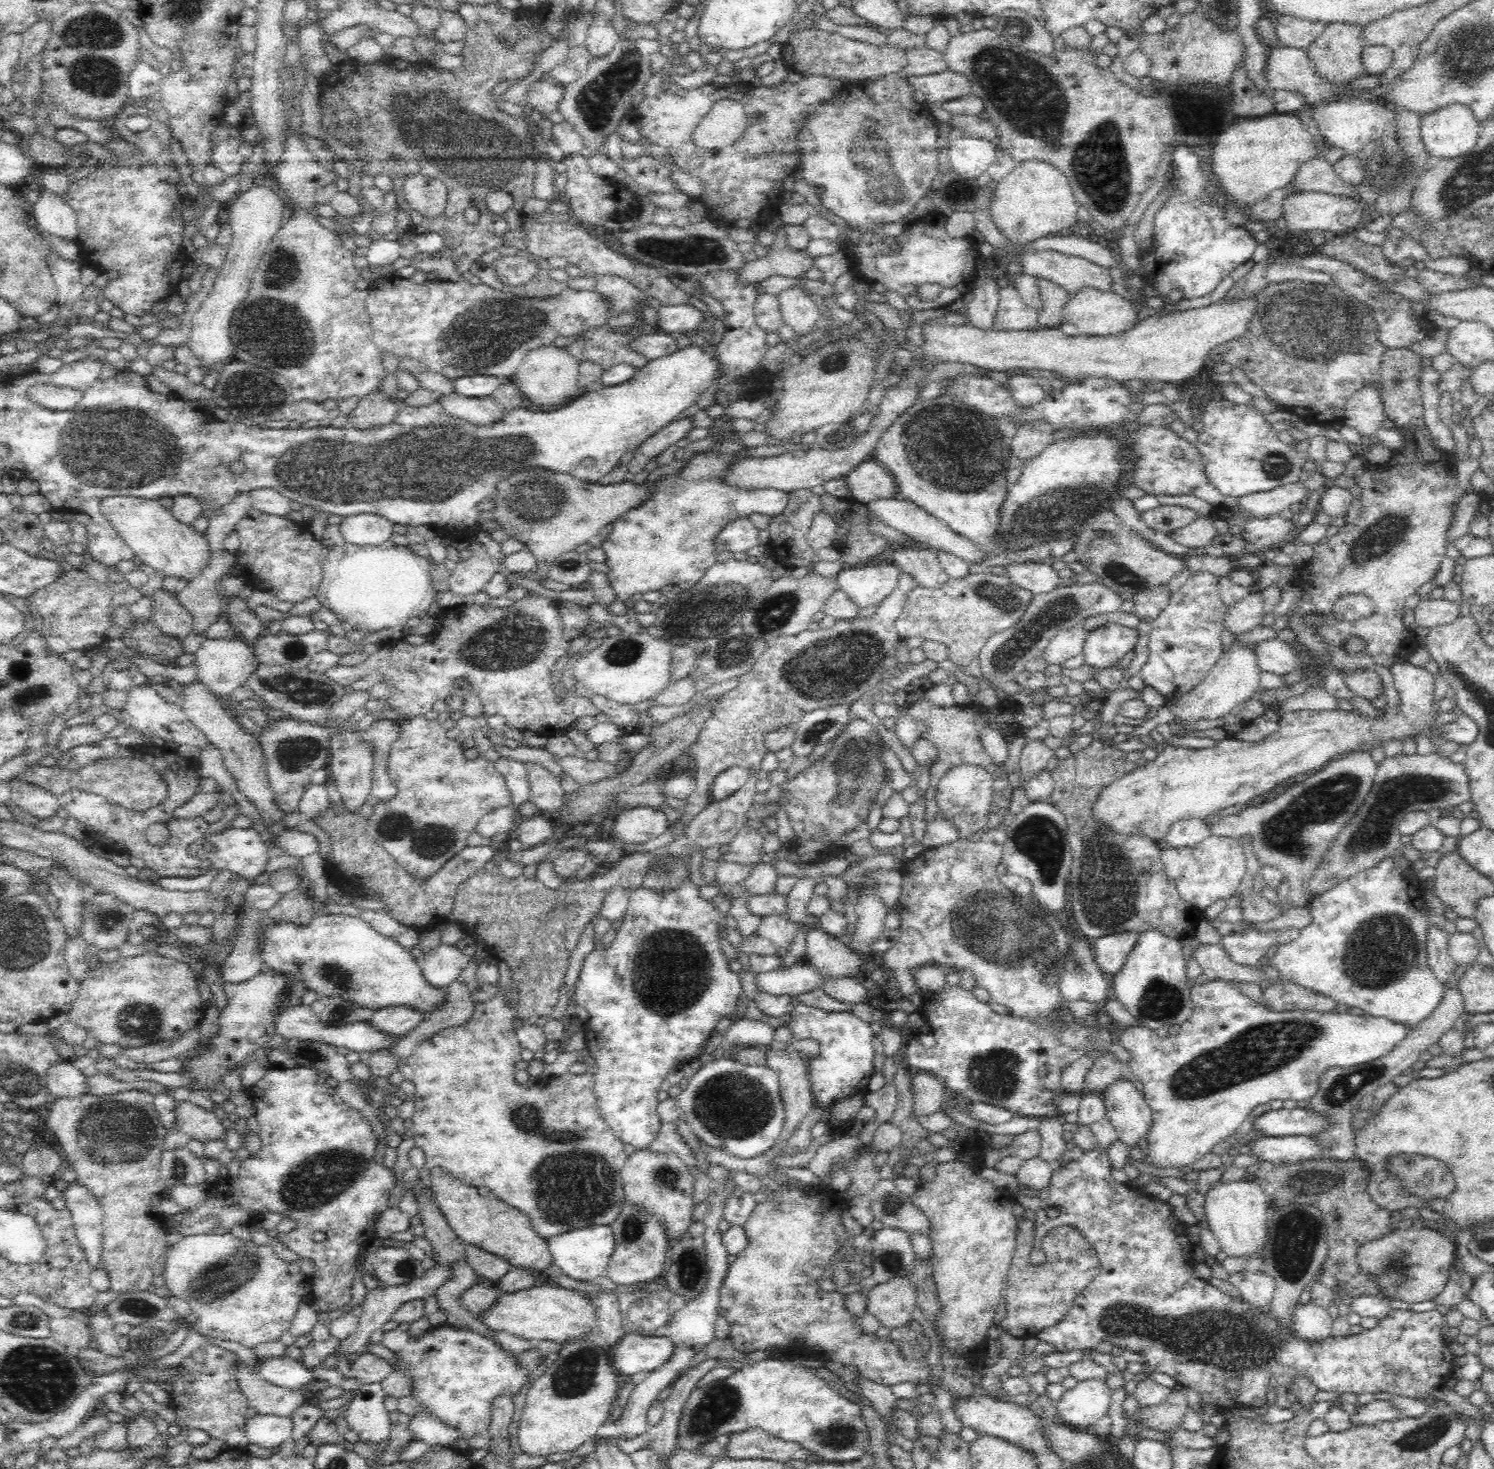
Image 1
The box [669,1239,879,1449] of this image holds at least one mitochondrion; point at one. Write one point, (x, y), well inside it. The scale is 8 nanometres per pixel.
(719, 1404)

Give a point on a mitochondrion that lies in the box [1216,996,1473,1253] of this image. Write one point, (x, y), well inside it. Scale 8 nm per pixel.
(1343, 1090)

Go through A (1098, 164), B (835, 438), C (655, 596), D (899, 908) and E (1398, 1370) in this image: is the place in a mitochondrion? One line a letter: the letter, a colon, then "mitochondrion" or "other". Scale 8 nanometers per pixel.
A: mitochondrion
B: other
C: other
D: other
E: mitochondrion

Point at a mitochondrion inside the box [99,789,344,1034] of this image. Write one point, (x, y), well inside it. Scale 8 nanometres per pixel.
(288, 992)

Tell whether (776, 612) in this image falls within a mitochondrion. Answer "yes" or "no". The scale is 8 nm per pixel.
yes

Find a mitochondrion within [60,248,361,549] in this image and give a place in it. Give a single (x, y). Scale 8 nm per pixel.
(257, 391)

